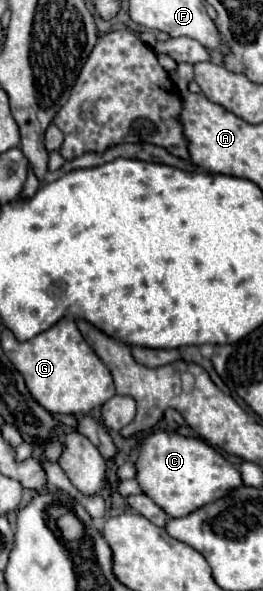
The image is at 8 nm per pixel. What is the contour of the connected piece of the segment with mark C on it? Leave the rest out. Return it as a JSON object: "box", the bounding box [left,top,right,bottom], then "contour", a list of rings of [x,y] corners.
{"box":[136,431,244,517],"contour":[[[156,431],[144,439],[136,469],[136,479],[142,491],[154,503],[160,503],[160,507],[164,507],[164,511],[168,511],[172,517],[186,517],[244,485],[240,471],[206,441],[182,437],[170,431]]]}

